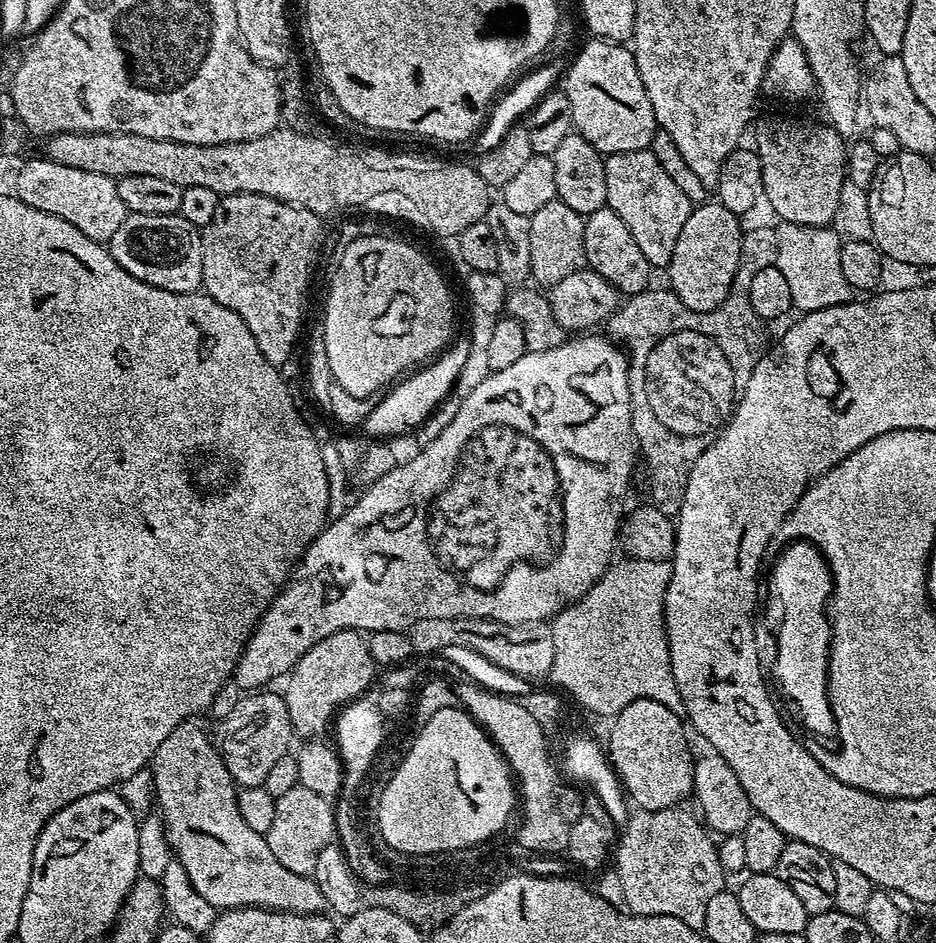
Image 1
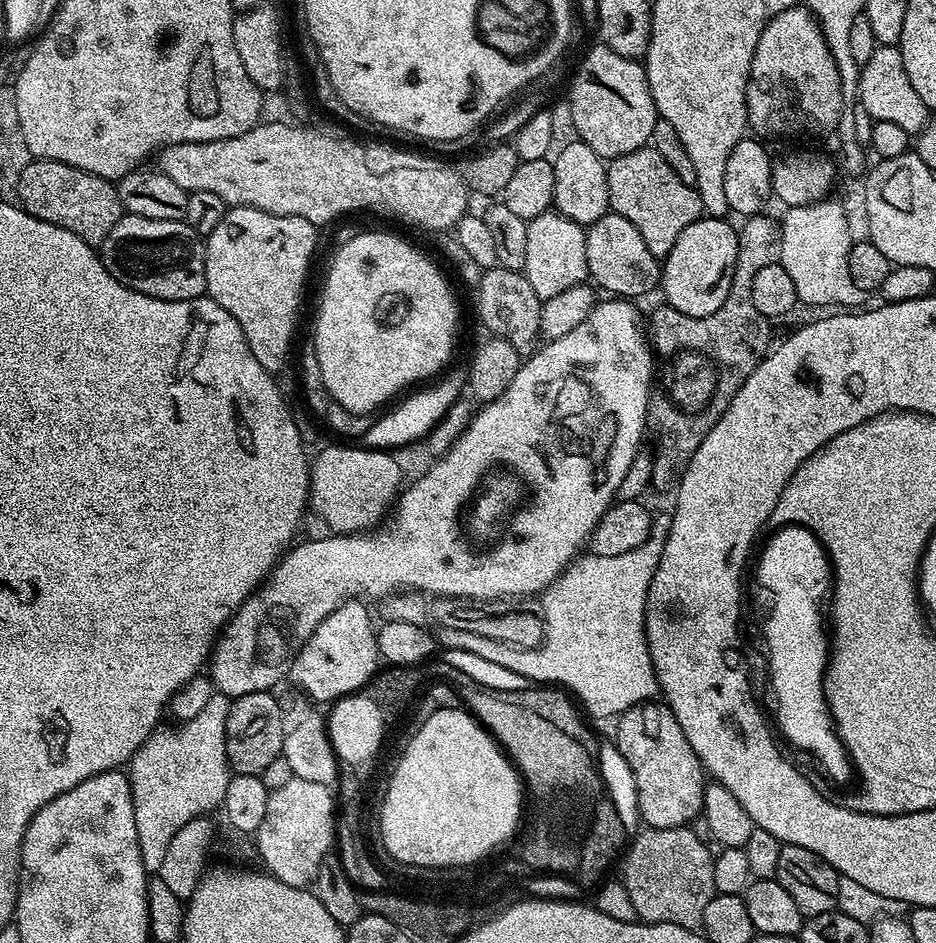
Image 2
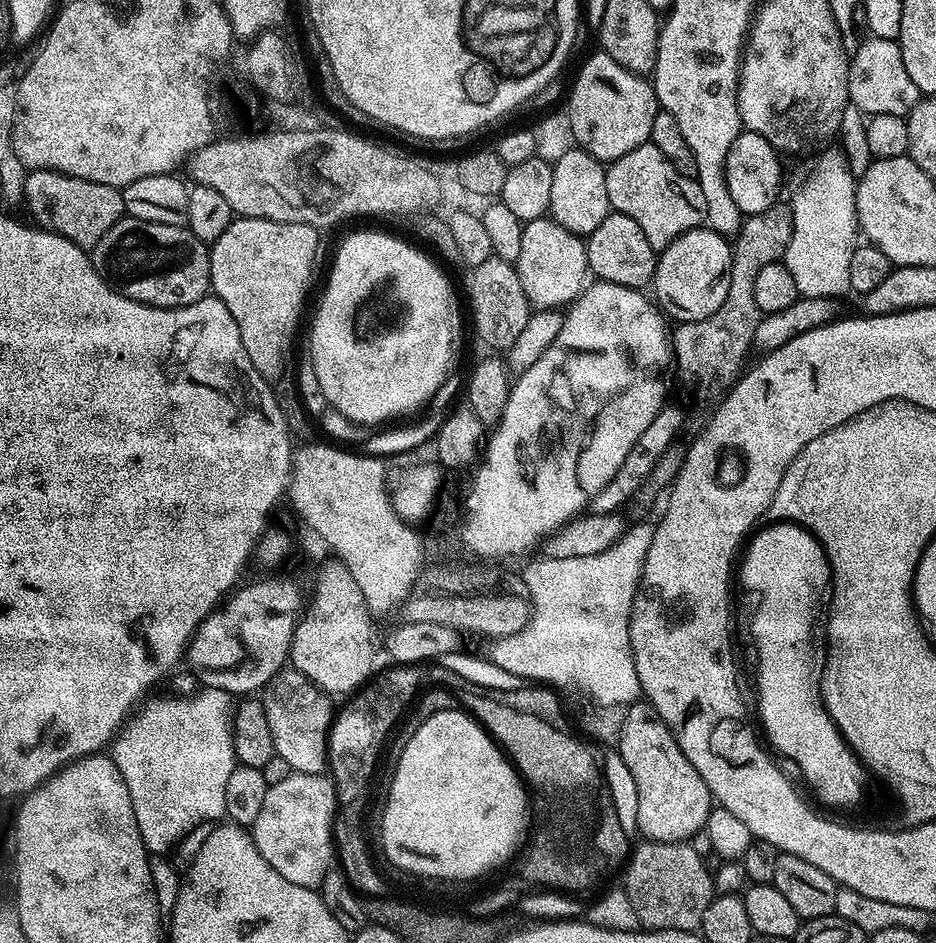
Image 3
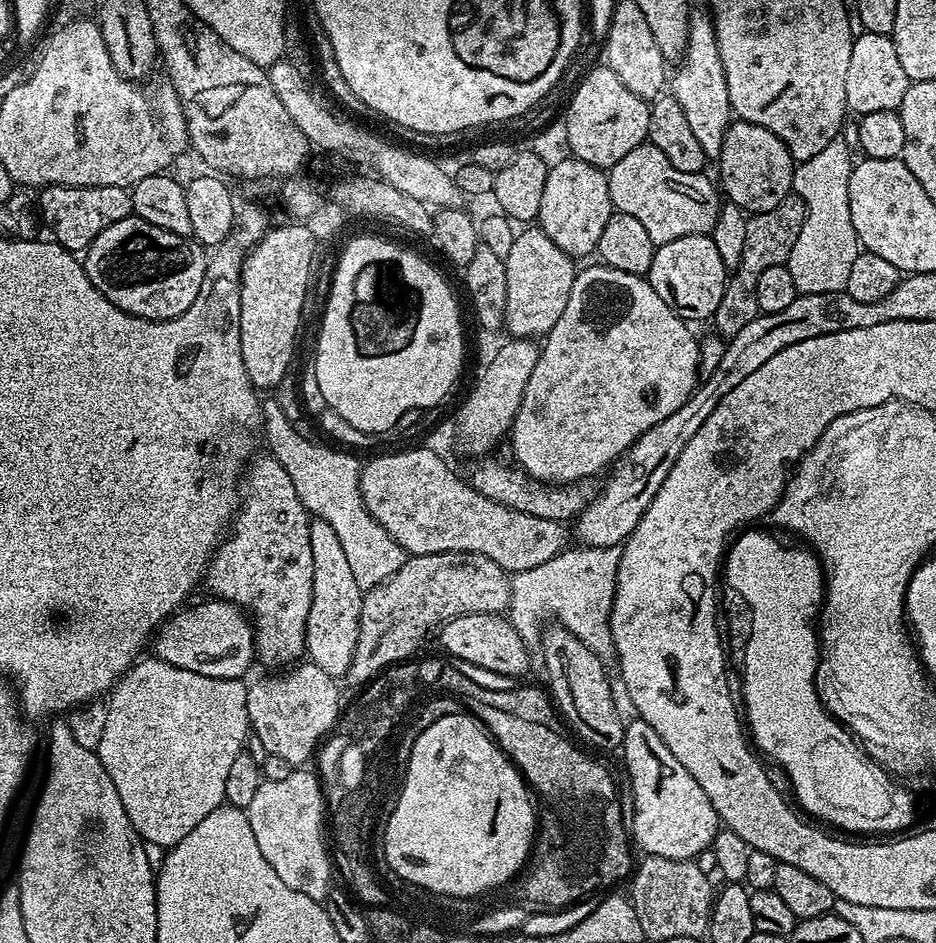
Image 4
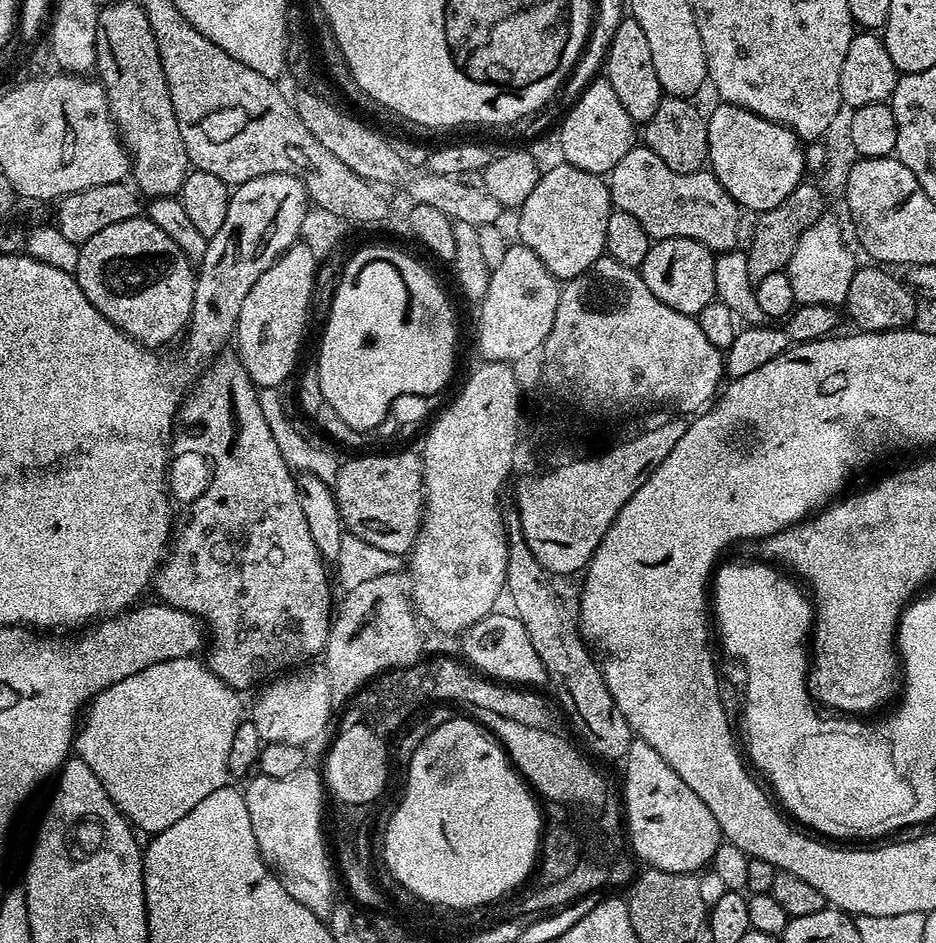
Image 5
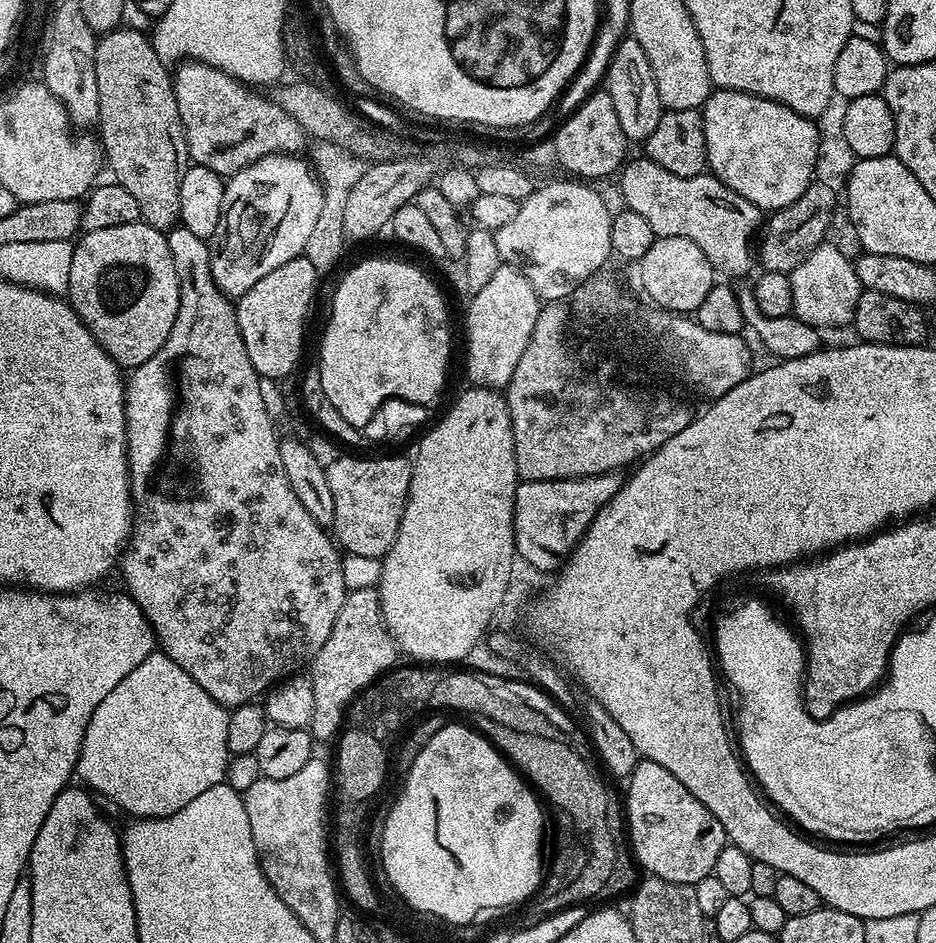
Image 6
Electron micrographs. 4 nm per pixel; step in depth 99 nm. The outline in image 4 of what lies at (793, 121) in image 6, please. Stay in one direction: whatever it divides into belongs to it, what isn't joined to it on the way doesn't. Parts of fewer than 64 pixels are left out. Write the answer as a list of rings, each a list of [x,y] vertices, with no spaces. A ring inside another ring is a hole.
[[[741,119],[729,124],[722,138],[718,163],[720,163],[718,184],[727,203],[737,204],[745,214],[774,210],[774,206],[778,206],[778,202],[782,202],[782,198],[786,198],[792,192],[794,161],[787,144],[779,140],[770,130],[757,124]]]

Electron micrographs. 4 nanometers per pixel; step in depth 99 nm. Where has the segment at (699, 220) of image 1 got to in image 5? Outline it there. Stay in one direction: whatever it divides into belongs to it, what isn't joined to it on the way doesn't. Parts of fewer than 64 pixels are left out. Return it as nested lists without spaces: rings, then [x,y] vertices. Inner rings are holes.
[[[671,236],[665,240],[649,243],[648,253],[643,262],[640,263],[638,271],[640,277],[646,282],[646,286],[650,286],[650,294],[654,294],[654,298],[666,302],[666,306],[670,306],[670,310],[678,310],[687,316],[697,317],[703,307],[716,300],[716,287],[714,286],[715,261],[714,253],[702,242],[682,238],[681,236]]]

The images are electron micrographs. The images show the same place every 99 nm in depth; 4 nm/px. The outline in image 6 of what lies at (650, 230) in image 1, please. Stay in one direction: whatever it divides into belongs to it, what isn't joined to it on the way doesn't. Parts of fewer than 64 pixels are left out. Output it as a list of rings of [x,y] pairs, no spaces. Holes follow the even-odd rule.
[[[629,159],[618,172],[624,208],[634,210],[634,214],[642,214],[657,236],[690,238],[690,242],[706,254],[717,273],[740,276],[754,264],[754,237],[762,224],[761,209],[734,194],[734,190],[711,174],[678,178],[672,176],[670,170],[662,170],[662,166],[652,160],[639,159]]]

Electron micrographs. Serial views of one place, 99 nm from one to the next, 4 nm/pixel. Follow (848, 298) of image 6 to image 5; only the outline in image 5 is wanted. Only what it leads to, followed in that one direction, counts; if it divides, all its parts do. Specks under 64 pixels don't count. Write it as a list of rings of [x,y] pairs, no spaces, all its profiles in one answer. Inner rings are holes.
[[[831,214],[820,216],[818,222],[814,222],[814,226],[806,230],[806,234],[802,234],[802,239],[798,242],[798,250],[794,250],[794,258],[790,258],[786,269],[797,305],[843,305],[854,268],[853,265],[844,264],[836,276],[836,267],[839,266],[840,260],[846,259],[847,256],[848,252],[840,241],[839,222]]]

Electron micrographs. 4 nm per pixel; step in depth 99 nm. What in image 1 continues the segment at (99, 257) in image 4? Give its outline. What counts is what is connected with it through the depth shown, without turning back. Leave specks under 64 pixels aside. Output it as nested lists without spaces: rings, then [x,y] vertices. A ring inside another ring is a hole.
[[[131,213],[122,226],[114,233],[114,238],[107,241],[106,247],[112,253],[114,262],[134,274],[150,286],[158,286],[171,292],[201,291],[202,278],[202,236],[197,228],[190,226],[179,214],[163,216],[162,214]]]

